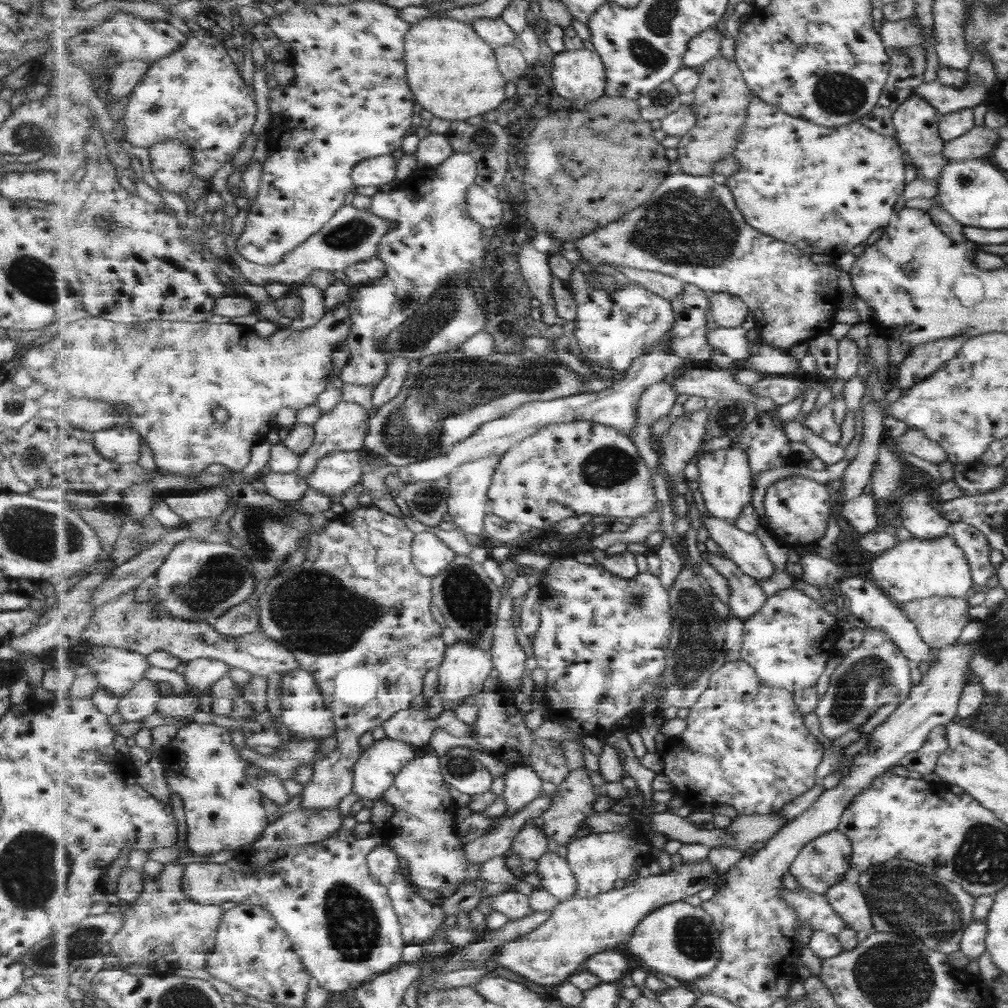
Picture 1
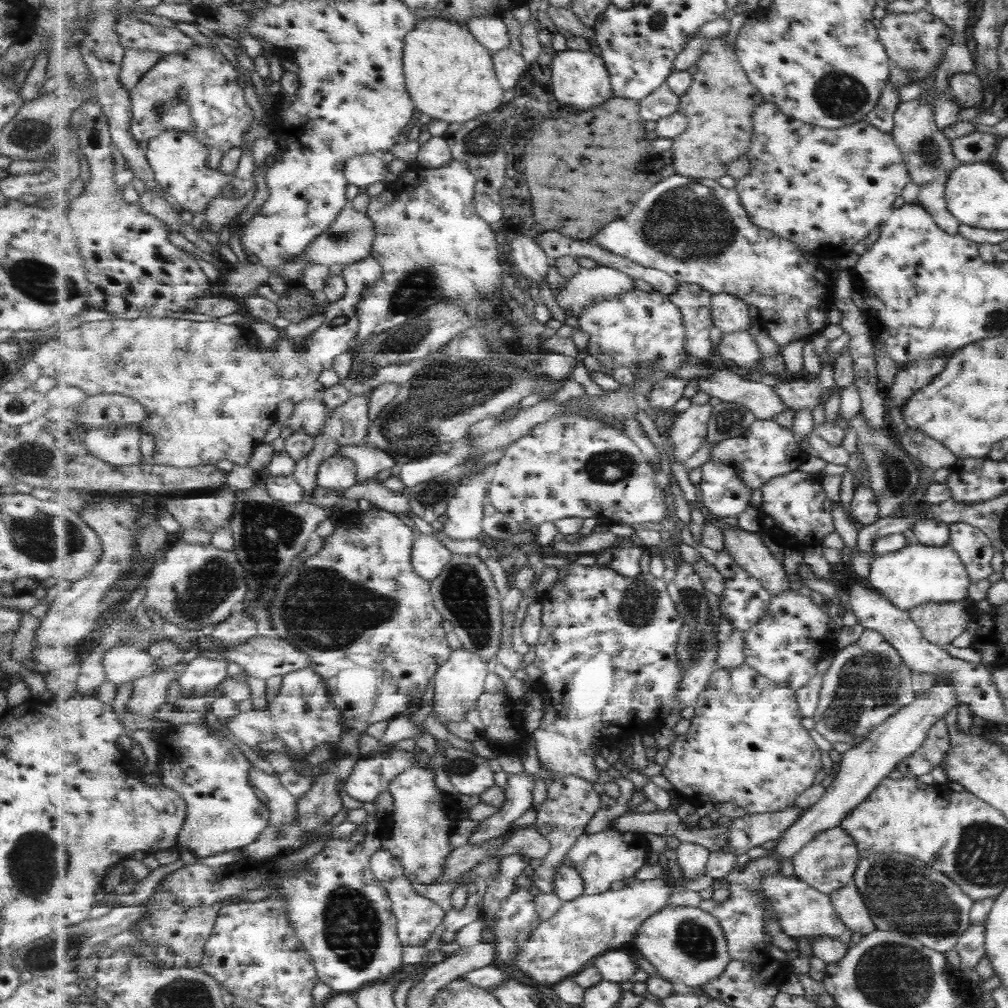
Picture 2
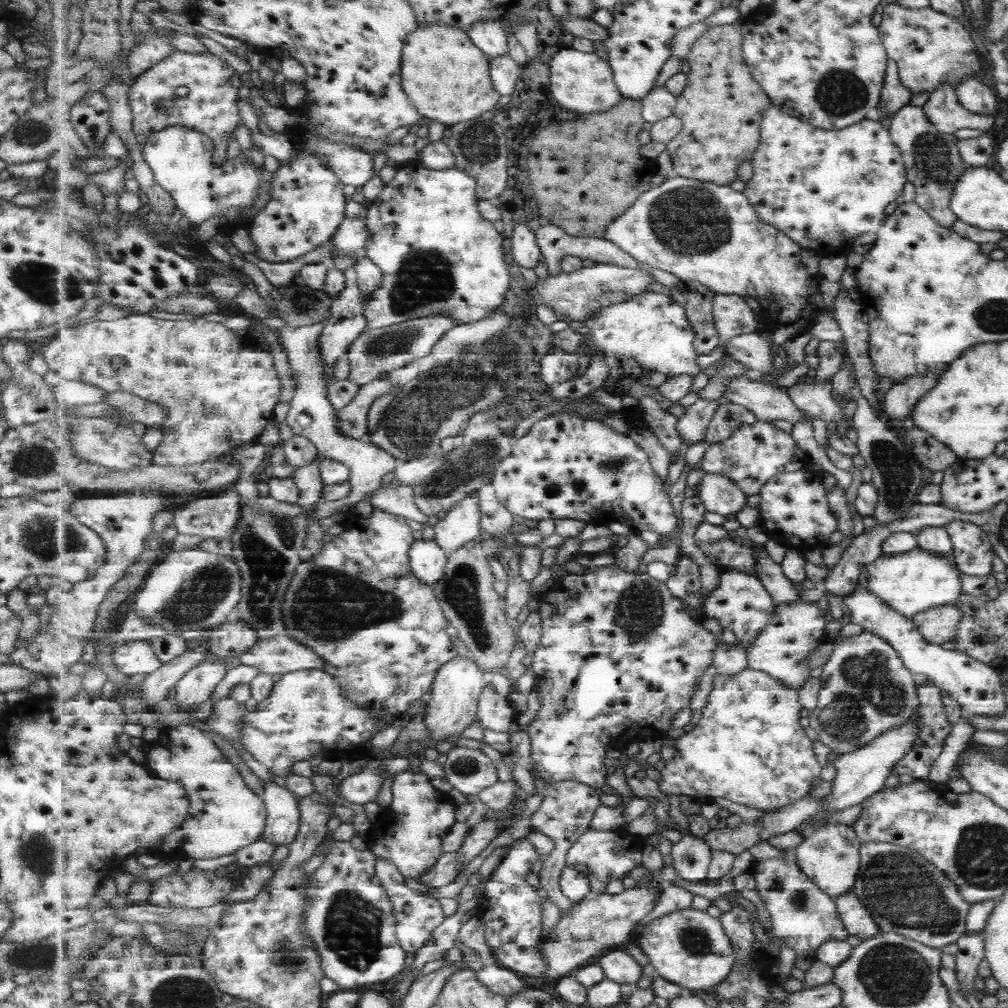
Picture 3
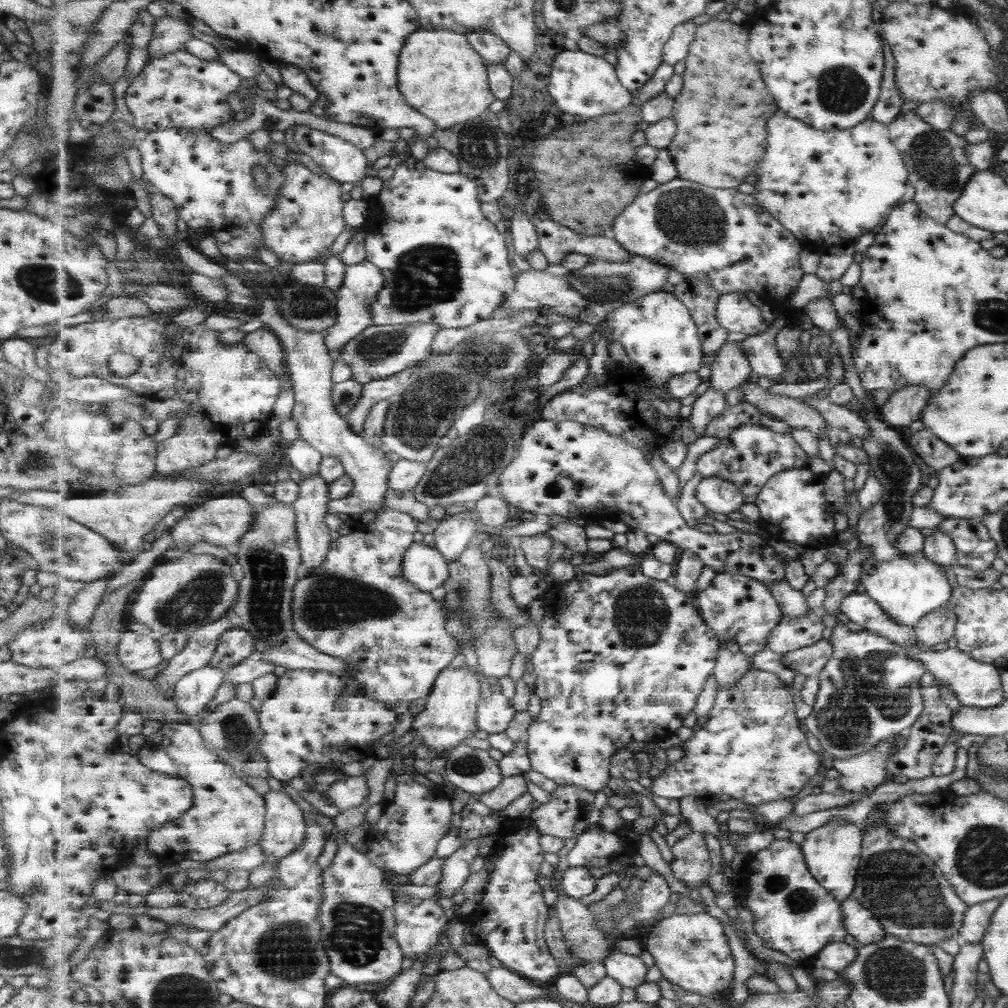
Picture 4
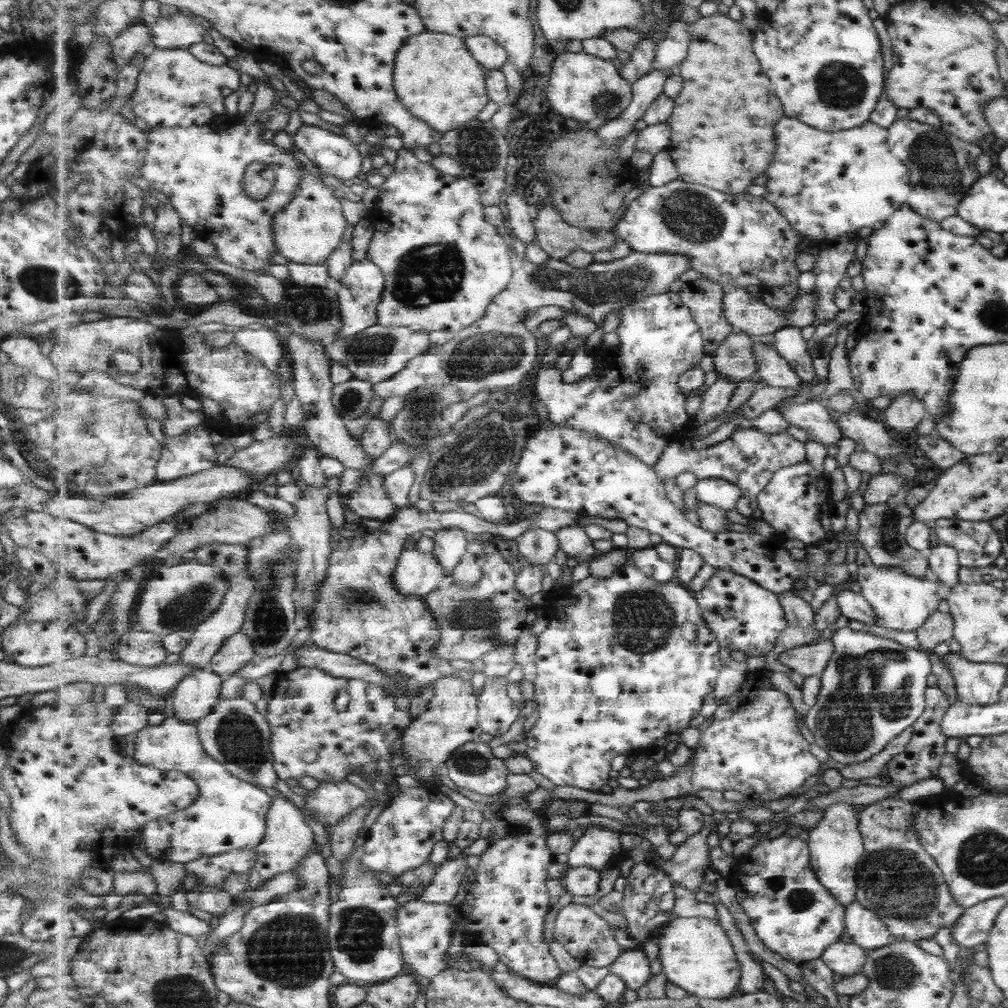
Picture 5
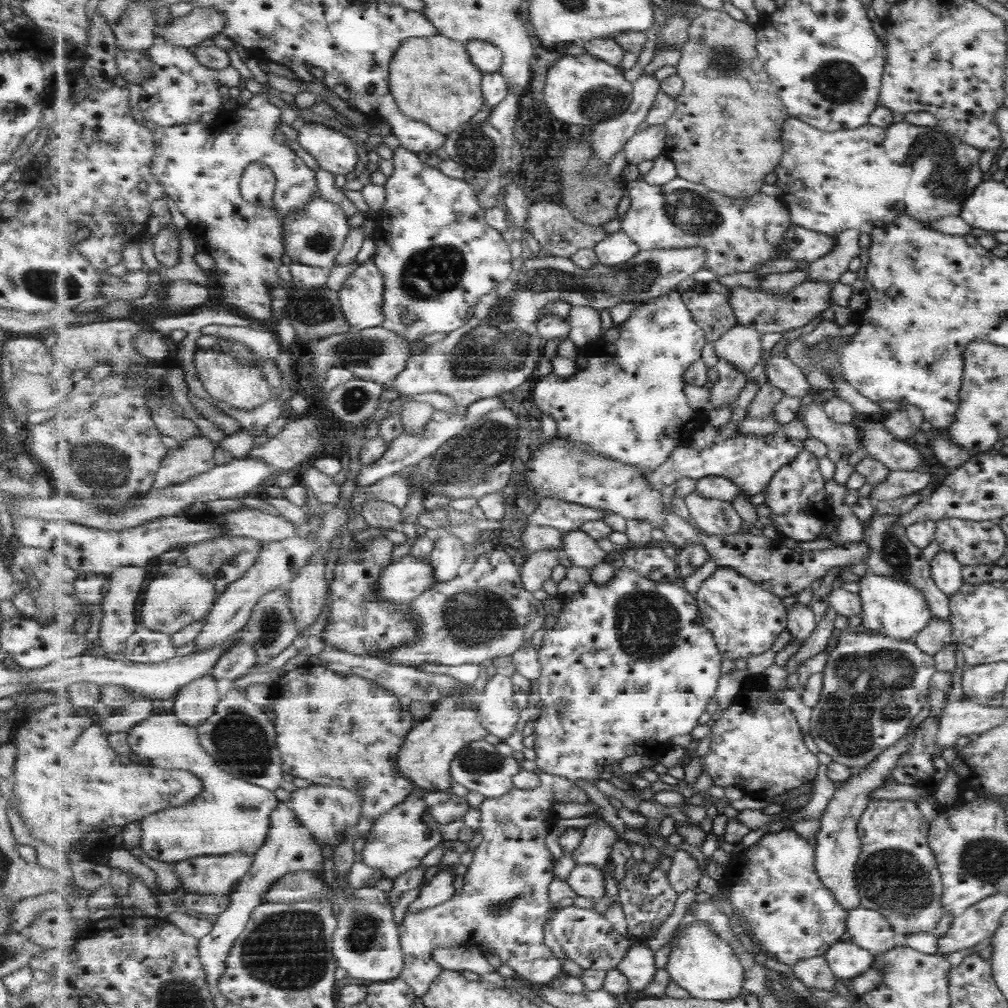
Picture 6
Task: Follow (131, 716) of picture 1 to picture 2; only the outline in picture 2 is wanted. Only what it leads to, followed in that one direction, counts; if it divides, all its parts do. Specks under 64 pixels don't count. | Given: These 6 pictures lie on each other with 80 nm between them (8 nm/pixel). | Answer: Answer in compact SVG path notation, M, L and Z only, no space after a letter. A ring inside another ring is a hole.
M181 661L175 666L161 667L163 671L135 679L132 684L132 695L126 705L127 712L146 717L155 714L169 696L167 684L179 680L187 665L188 662Z

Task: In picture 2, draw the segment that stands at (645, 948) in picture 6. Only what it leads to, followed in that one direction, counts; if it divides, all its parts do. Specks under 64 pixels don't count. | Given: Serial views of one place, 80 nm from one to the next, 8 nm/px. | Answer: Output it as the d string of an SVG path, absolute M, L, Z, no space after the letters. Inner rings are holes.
M620 949L609 951L596 957L592 964L596 966L605 980L611 982L625 982L637 972L637 964L629 954Z

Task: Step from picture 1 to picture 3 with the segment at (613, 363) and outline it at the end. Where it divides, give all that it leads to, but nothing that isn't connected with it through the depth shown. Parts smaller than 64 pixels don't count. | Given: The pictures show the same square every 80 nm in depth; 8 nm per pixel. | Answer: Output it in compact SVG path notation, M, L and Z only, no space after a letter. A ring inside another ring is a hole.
M652 291L632 296L625 302L606 306L585 321L585 330L593 335L595 350L604 350L611 361L622 357L634 359L642 369L670 374L701 372L697 364L696 334L688 319L686 307L670 295Z

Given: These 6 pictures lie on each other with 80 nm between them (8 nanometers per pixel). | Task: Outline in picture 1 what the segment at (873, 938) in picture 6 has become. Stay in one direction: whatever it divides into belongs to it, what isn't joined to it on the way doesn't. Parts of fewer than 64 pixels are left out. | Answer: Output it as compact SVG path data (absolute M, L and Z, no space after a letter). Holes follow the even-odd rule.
M843 879L824 895L851 930L861 932L873 927L870 907L857 883Z

